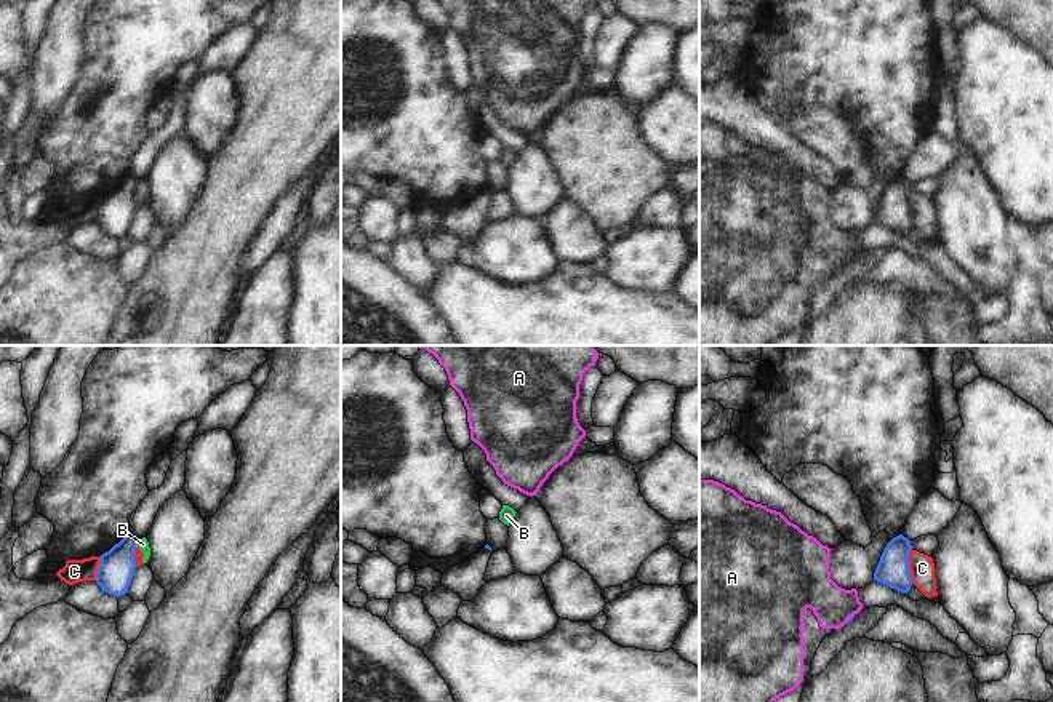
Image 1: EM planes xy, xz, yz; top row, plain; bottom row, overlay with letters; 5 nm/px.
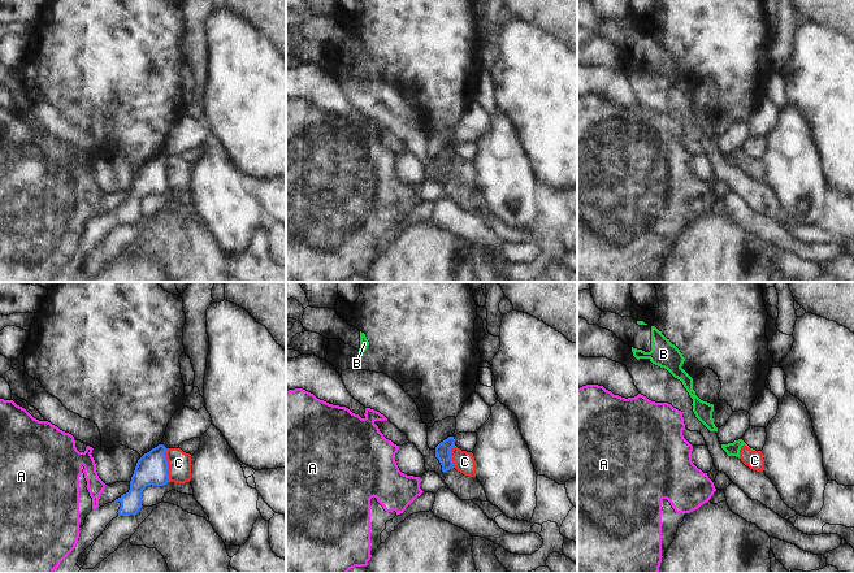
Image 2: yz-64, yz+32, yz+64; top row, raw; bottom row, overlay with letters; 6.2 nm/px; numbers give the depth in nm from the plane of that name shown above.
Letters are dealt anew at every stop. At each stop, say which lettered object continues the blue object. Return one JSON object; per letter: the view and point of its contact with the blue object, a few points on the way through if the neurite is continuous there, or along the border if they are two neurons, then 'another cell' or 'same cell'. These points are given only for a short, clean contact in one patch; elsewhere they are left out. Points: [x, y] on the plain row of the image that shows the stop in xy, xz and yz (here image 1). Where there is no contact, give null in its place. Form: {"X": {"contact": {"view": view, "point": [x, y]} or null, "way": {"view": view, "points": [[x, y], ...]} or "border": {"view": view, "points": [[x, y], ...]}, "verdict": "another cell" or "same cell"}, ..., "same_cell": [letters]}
{"A": {"contact": {"view": "yz", "point": [848, 261]}, "border": {"view": "yz", "points": [[853, 256], [845, 264]]}, "verdict": "another cell"}, "B": {"contact": {"view": "xy", "point": [136, 184]}, "border": {"view": "xy", "points": [[138, 183], [135, 187]]}, "verdict": "another cell"}, "C": {"contact": {"view": "yz", "point": [908, 208]}, "border": {"view": "yz", "points": [[911, 191], [908, 211], [912, 224]]}, "verdict": "another cell"}, "same_cell": []}

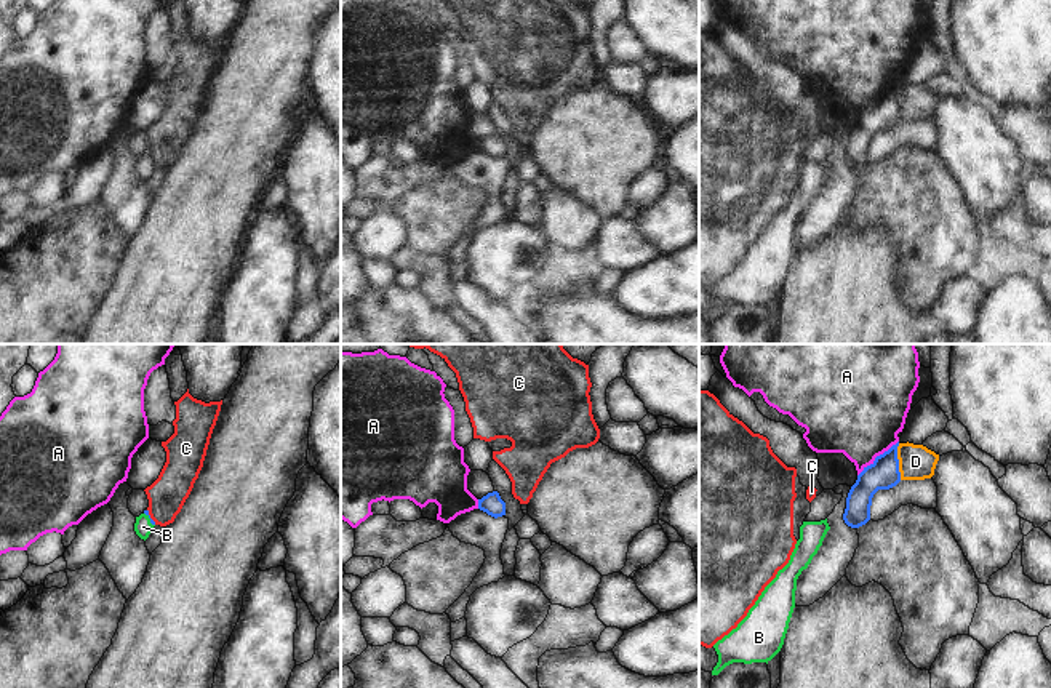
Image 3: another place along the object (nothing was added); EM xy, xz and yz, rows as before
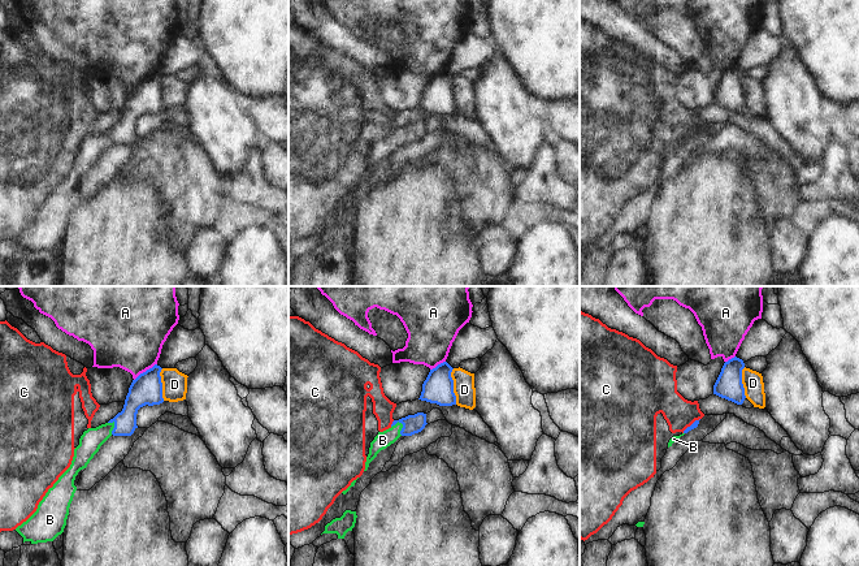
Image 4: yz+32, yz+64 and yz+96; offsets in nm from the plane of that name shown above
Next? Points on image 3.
{"A": {"contact": {"view": "yz", "point": [877, 98]}, "border": {"view": "yz", "points": [[898, 82], [858, 117]]}, "verdict": "another cell"}, "B": {"contact": {"view": "xy", "point": [149, 159]}, "way": {"view": "xy", "points": [[146, 154], [149, 159], [143, 168]]}, "verdict": "same cell"}, "C": {"contact": {"view": "xy", "point": [149, 159]}, "border": {"view": "xy", "points": [[147, 151], [155, 165]]}, "verdict": "another cell"}, "D": {"contact": {"view": "yz", "point": [898, 103]}, "border": {"view": "yz", "points": [[898, 85], [898, 112], [901, 120]]}, "verdict": "another cell"}, "same_cell": ["B"]}

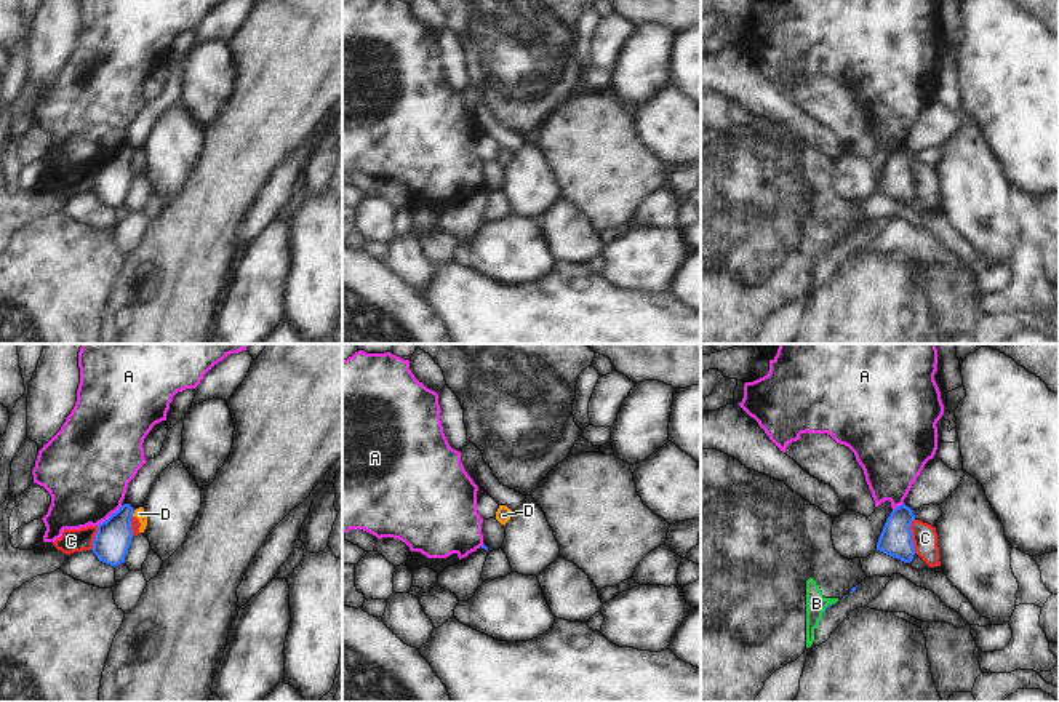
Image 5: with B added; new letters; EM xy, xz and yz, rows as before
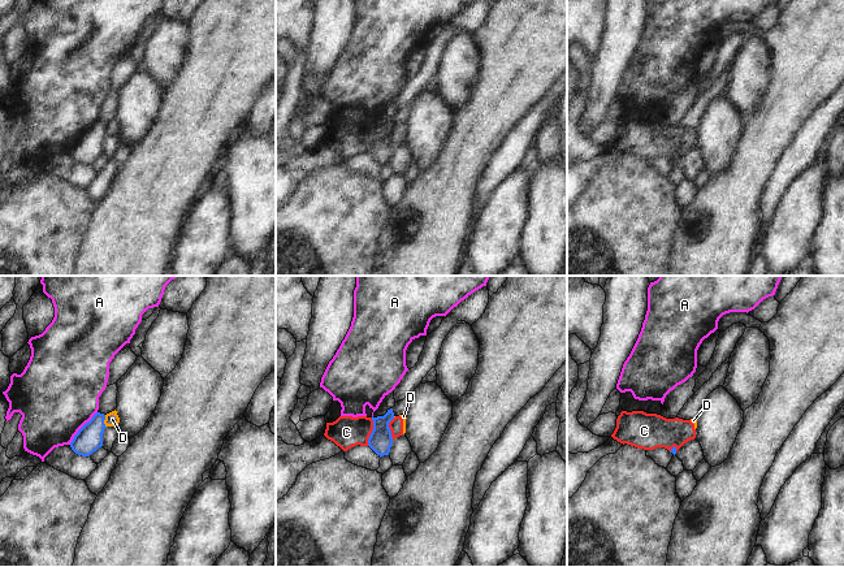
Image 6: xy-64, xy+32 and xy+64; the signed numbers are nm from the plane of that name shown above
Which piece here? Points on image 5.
{"A": {"contact": {"view": "xy", "point": [111, 157]}, "border": {"view": "xy", "points": [[122, 147], [96, 167]]}, "verdict": "another cell"}, "B": {"contact": {"view": "yz", "point": [826, 250]}, "border": {"view": "yz", "points": [[831, 245], [823, 253]]}, "verdict": "another cell"}, "C": {"contact": {"view": "yz", "point": [911, 178]}, "border": {"view": "yz", "points": [[914, 160], [911, 181], [915, 194]]}, "verdict": "another cell"}, "D": {"contact": {"view": "xy", "point": [133, 154]}, "border": {"view": "xy", "points": [[135, 152], [131, 157]]}, "verdict": "another cell"}, "same_cell": []}

